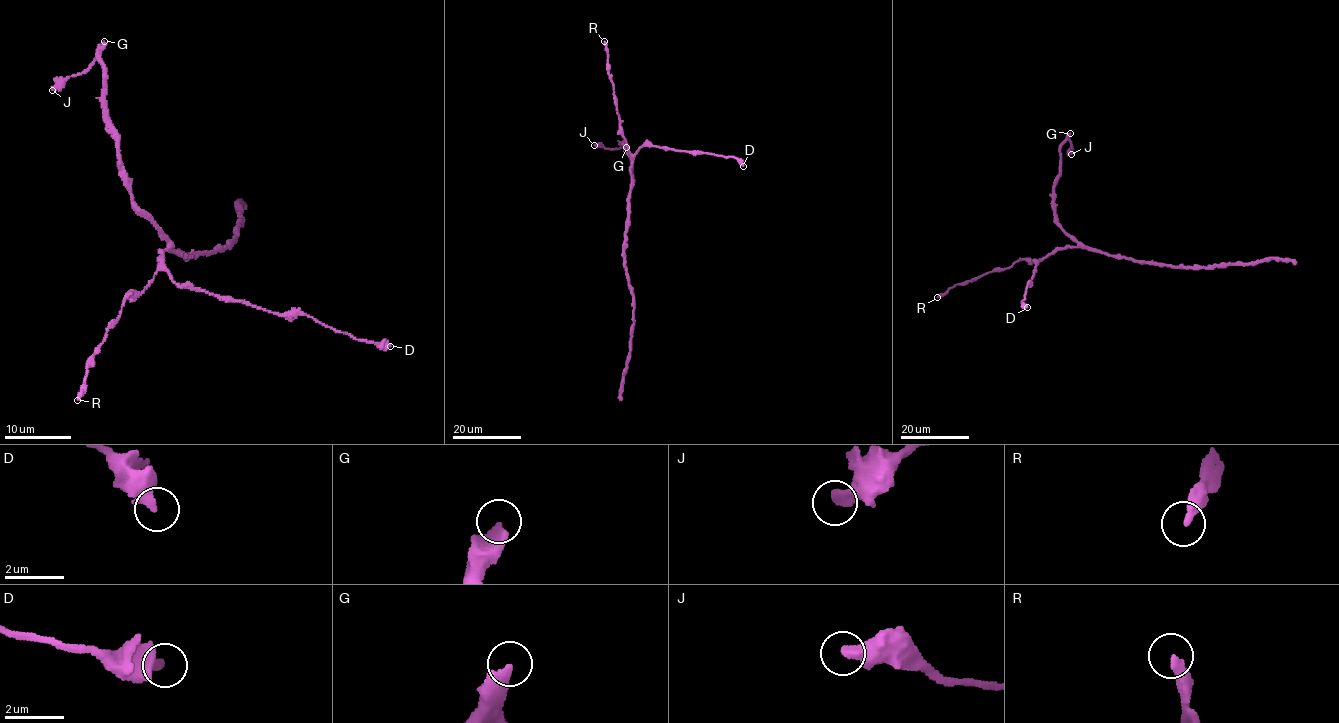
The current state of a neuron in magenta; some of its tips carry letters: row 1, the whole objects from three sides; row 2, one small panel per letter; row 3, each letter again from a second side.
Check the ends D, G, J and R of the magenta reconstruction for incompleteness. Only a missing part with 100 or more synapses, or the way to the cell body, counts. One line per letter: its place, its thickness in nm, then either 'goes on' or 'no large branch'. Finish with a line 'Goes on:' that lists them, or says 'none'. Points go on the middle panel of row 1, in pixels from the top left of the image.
D: (743, 166) | 500 nm | no large branch
G: (626, 147) | 400 nm | goes on
J: (594, 145) | 440 nm | no large branch
R: (604, 41) | 320 nm | no large branch
Goes on: G

